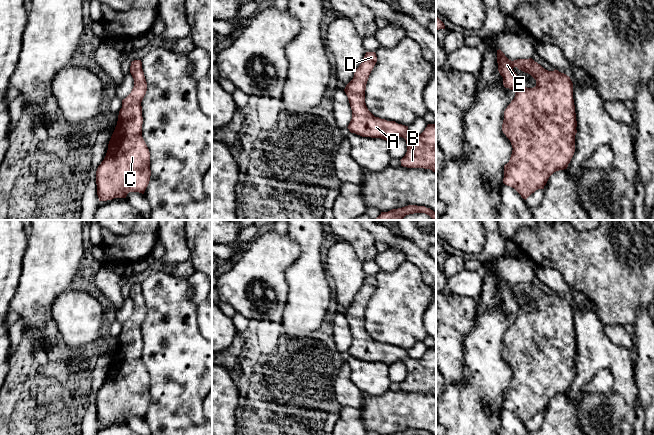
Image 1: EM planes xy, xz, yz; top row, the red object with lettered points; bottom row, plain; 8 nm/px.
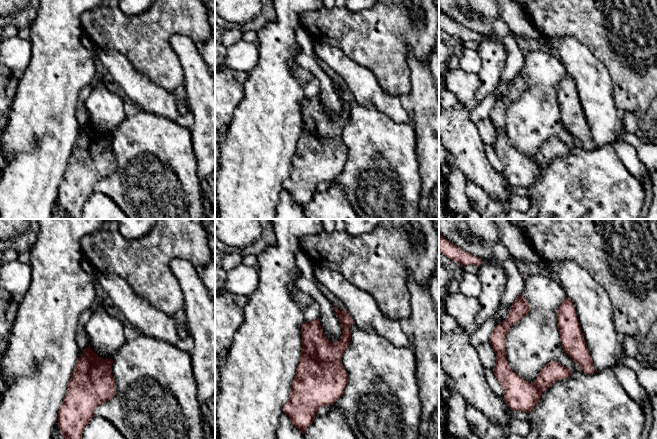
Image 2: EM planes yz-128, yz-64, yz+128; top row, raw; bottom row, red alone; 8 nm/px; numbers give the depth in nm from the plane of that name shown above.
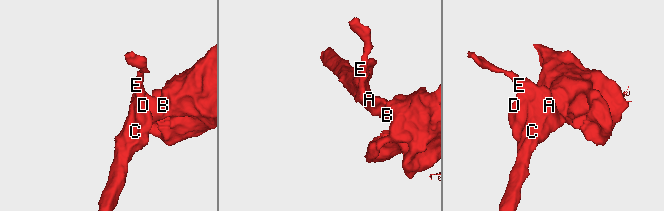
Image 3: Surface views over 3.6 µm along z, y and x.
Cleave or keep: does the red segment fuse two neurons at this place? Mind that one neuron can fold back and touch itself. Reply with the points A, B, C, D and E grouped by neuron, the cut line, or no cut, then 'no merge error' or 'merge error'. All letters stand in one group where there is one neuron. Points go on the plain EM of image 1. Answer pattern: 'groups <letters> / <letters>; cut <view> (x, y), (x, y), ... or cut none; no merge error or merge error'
groups A B C D E; cut none; no merge error

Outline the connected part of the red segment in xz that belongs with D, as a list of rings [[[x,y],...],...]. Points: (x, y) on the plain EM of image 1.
[[[366,276],[353,303],[344,313],[352,334],[352,343],[347,352],[351,357],[362,361],[381,362],[386,365],[396,361],[404,362],[407,376],[400,384],[401,390],[430,393],[436,397],[436,348],[428,348],[420,359],[413,359],[409,356],[408,350],[375,341],[368,334],[365,314],[376,286],[376,277]]]

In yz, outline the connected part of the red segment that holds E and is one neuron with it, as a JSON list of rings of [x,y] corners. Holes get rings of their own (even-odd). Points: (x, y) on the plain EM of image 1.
[[[499,273],[497,274],[498,295],[503,301],[503,309],[515,315],[515,321],[504,335],[502,355],[510,364],[512,378],[510,384],[504,390],[503,407],[514,412],[523,423],[527,423],[538,413],[544,413],[549,401],[556,395],[567,393],[575,376],[575,359],[577,357],[577,345],[573,323],[573,307],[569,300],[558,294],[548,295],[532,282],[509,284]],[[513,292],[530,298],[536,304],[533,312],[525,311]]]

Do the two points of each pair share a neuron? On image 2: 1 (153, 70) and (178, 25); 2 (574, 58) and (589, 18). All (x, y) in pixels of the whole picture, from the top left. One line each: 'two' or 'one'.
1: one
2: two

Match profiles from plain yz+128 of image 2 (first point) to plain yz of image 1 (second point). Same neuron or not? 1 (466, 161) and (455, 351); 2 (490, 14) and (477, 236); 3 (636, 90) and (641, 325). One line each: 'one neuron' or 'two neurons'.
1: one neuron
2: two neurons
3: two neurons

